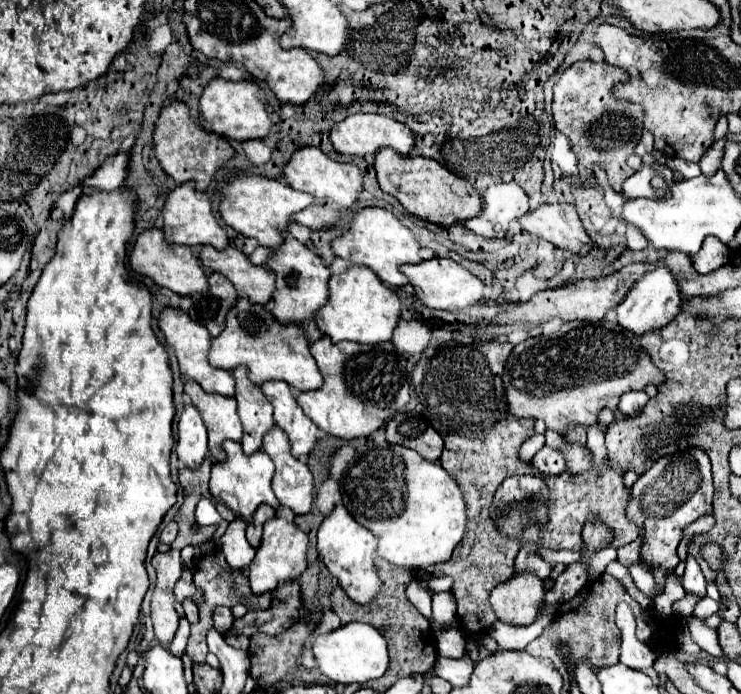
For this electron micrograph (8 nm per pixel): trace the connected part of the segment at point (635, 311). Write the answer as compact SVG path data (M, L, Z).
M657 265L653 271L647 271L645 275L641 275L635 283L637 285L631 287L627 297L617 307L619 325L633 331L635 335L643 335L647 331L665 327L679 313L679 303L681 303L681 293L673 271L667 265Z

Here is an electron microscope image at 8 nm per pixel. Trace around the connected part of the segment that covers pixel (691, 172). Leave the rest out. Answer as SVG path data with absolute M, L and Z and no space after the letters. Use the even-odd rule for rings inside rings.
M667 159L667 167L669 169L677 169L685 179L693 179L697 175L701 175L701 169L697 163L689 163L683 159Z

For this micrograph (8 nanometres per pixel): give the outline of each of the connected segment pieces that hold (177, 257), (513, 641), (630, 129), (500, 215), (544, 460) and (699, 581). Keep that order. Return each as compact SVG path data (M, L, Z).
M149 229L137 237L137 243L131 251L129 263L137 273L149 275L157 285L167 287L177 295L193 295L193 293L209 291L207 275L203 271L201 261L193 253L193 249L187 245L169 245L165 241L165 235L161 229Z
M555 613L543 615L527 627L511 627L503 621L495 621L487 633L499 643L499 649L525 649L525 645L529 645L533 639L537 639L551 625L553 617L555 617Z
M577 61L563 71L559 83L553 87L553 121L555 127L571 139L573 151L579 159L581 179L593 177L591 165L599 163L617 193L621 193L623 181L633 173L627 165L627 155L635 151L643 129L641 107L629 105L629 101L613 99L611 87L619 81L627 81L625 71L619 67L613 67L605 61Z
M515 183L489 185L481 193L481 211L473 219L463 221L467 229L483 237L503 237L513 219L529 211L529 197Z
M543 447L532 459L533 466L547 475L558 475L566 471L563 455L551 447Z
M687 555L687 567L685 567L685 573L683 573L683 587L685 591L691 591L691 593L697 593L699 597L705 595L705 577L703 577L703 571L697 563L697 559L693 555Z

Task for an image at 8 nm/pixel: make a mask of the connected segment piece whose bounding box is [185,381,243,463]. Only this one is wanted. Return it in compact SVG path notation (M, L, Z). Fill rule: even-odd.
M187 381L185 393L191 395L191 401L193 405L197 405L209 431L209 453L215 461L225 461L225 451L221 443L225 439L241 441L243 437L243 425L237 415L237 401L233 397L205 393L195 381Z

